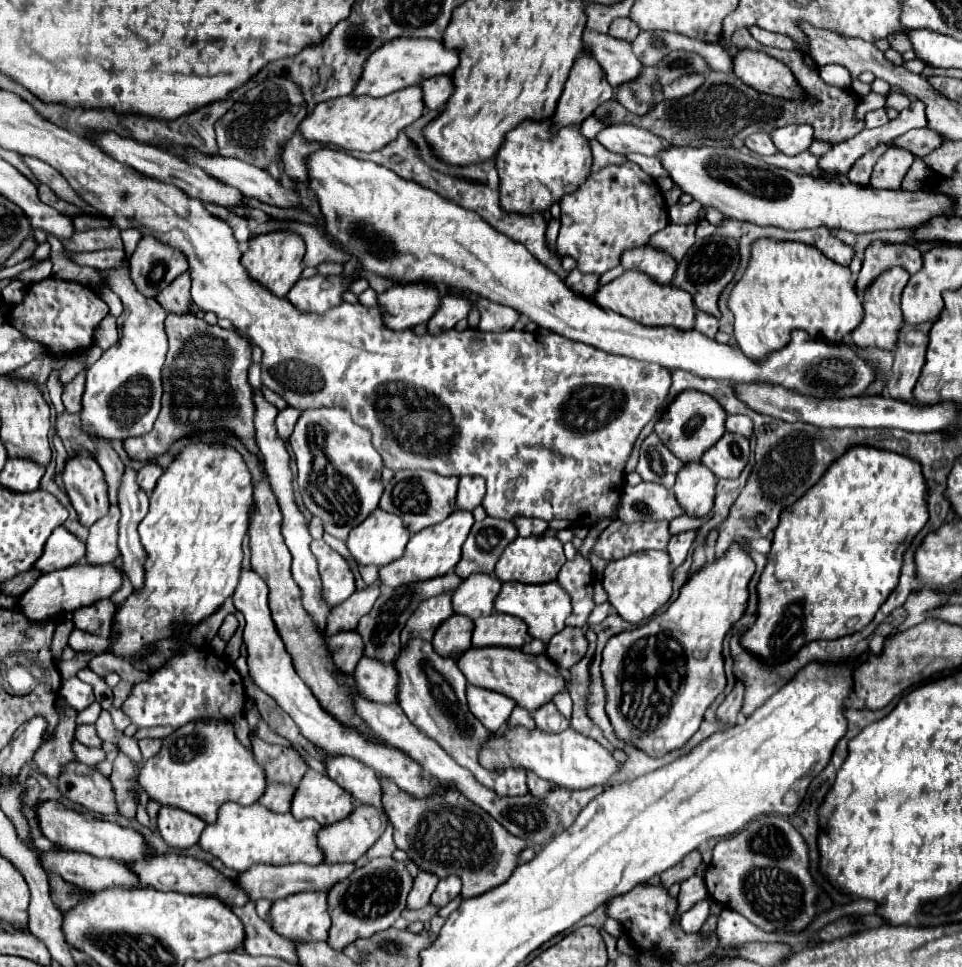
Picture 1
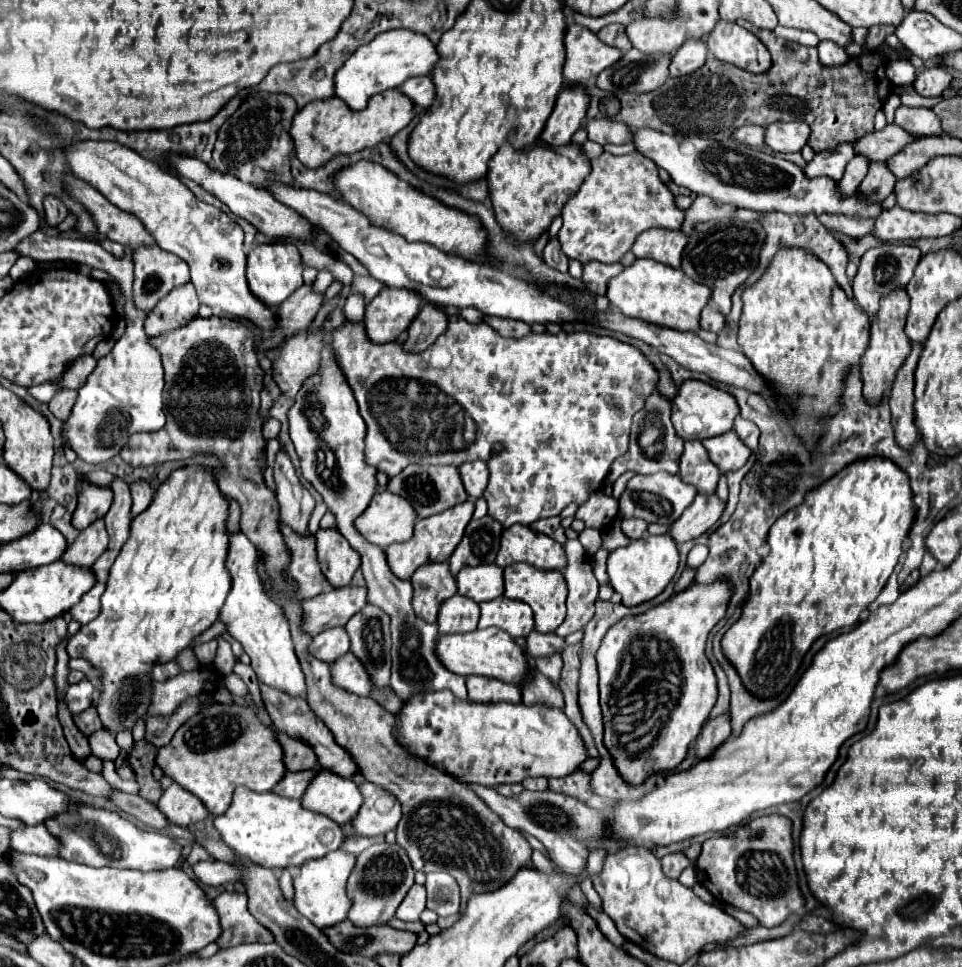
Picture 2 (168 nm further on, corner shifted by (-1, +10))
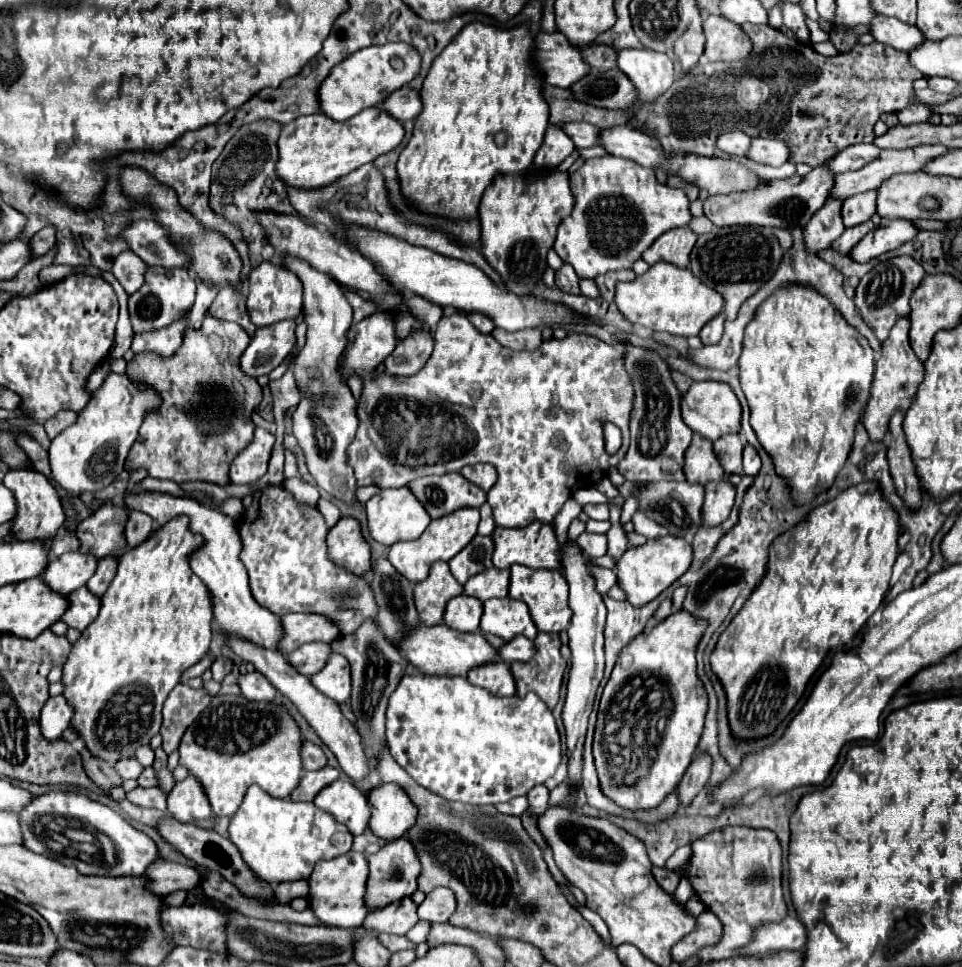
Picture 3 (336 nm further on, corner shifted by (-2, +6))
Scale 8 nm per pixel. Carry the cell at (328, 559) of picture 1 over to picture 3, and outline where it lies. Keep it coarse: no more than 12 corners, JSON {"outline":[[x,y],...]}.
{"outline":[[357,519],[327,535],[329,557],[351,573],[371,571],[371,545]]}

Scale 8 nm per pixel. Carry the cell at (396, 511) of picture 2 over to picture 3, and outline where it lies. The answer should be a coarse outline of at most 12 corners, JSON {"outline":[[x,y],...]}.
{"outline":[[407,487],[383,489],[367,507],[373,539],[417,539],[431,517]]}

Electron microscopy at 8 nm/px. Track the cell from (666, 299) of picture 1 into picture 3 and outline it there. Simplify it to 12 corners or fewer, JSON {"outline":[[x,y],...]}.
{"outline":[[665,261],[617,285],[627,321],[699,335],[723,297]]}

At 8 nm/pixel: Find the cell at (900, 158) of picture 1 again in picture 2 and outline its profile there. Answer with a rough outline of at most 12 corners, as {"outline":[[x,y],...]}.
{"outline":[[870,161],[860,183],[872,203],[886,199],[896,185],[896,175],[886,161]]}

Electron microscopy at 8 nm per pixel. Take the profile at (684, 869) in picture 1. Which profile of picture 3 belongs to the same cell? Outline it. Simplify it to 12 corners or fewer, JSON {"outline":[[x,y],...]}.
{"outline":[[651,867],[651,875],[665,893],[673,893],[679,875],[665,867]]}

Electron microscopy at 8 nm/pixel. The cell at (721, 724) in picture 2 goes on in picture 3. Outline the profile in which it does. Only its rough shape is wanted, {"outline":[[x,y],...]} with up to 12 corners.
{"outline":[[697,755],[675,793],[683,807],[705,791],[711,757]]}

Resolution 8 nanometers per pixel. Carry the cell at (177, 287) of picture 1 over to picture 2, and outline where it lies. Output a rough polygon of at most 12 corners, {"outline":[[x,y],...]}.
{"outline":[[192,283],[172,289],[148,313],[148,335],[184,325],[198,313]]}

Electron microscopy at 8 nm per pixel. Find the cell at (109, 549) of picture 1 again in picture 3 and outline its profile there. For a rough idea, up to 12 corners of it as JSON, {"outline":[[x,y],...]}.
{"outline":[[79,551],[53,557],[45,585],[59,595],[83,587],[97,559]]}

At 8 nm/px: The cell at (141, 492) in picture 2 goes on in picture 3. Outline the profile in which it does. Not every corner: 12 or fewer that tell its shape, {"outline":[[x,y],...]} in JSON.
{"outline":[[129,513],[125,537],[137,547],[153,533],[153,519],[145,513]]}

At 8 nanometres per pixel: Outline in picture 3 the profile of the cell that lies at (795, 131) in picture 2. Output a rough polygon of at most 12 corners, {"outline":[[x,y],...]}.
{"outline":[[753,139],[747,157],[779,167],[789,149],[781,141]]}

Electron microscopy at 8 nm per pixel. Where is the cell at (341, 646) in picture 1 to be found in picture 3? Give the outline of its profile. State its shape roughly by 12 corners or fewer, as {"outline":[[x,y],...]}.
{"outline":[[305,643],[285,659],[299,673],[311,677],[325,665],[331,647]]}

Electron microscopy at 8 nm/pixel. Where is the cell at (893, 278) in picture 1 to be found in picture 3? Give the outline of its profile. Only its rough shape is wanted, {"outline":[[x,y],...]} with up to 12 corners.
{"outline":[[901,319],[875,363],[863,425],[883,441],[895,411],[907,411],[923,363]]}

